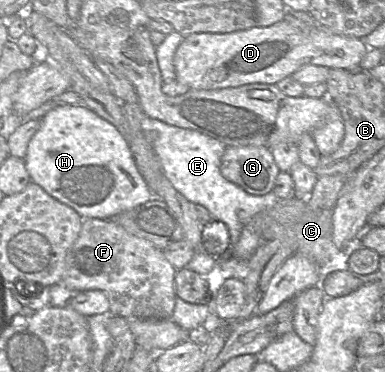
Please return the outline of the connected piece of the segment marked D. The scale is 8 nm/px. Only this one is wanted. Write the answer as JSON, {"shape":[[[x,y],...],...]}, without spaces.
{"shape":[[[280,21],[269,27],[254,26],[247,30],[231,33],[193,33],[184,37],[178,46],[173,64],[176,81],[193,90],[217,90],[237,88],[249,84],[276,85],[279,81],[291,77],[305,65],[322,66],[328,69],[357,70],[369,48],[363,39],[337,35],[316,22],[311,30],[301,30],[287,21]]]}

